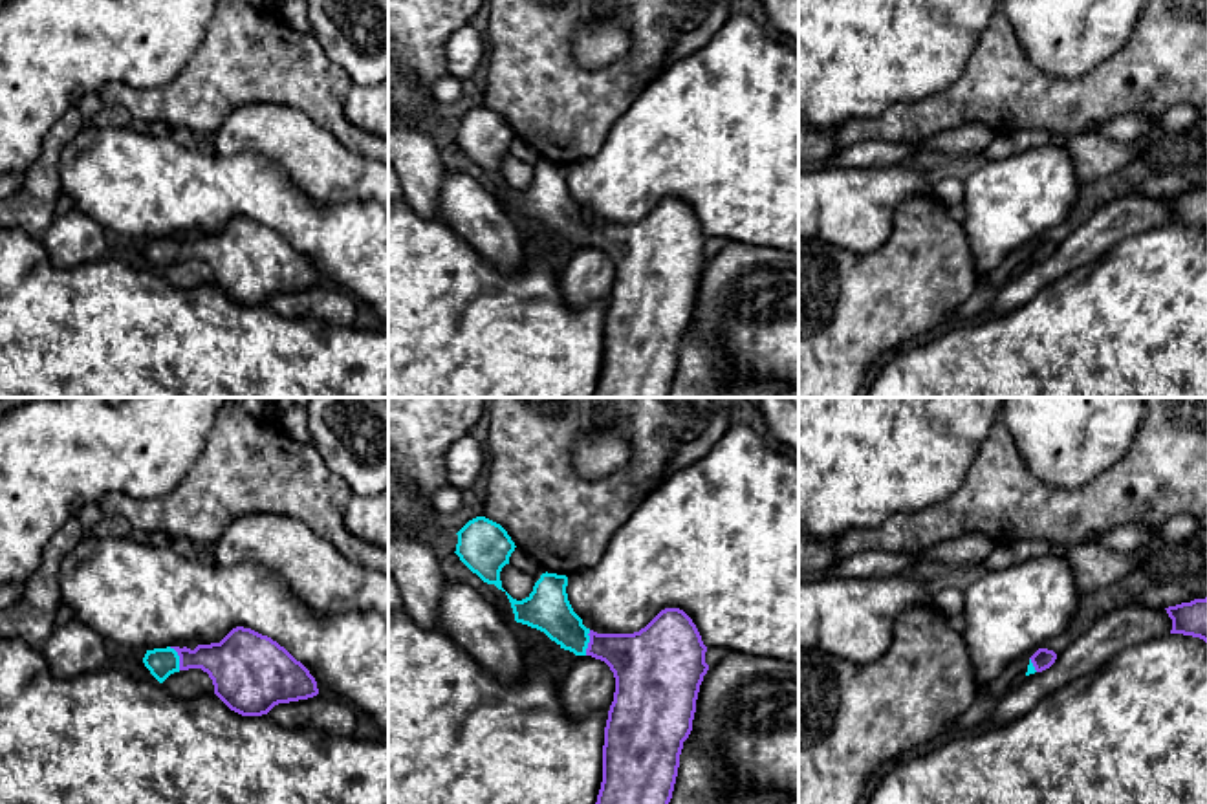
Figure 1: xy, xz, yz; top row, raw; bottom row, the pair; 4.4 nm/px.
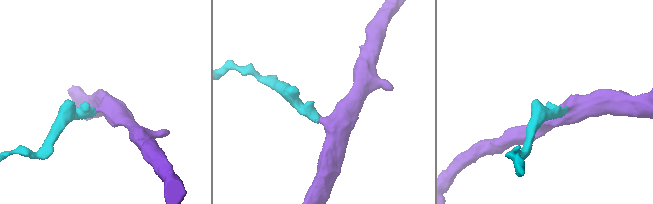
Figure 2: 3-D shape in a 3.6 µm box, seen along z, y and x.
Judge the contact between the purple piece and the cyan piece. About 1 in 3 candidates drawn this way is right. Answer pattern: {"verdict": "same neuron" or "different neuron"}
{"verdict": "same neuron"}

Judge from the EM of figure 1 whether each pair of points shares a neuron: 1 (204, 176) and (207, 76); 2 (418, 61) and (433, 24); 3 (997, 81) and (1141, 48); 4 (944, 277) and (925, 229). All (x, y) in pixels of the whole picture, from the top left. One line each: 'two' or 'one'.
1: two
2: one
3: one
4: one

